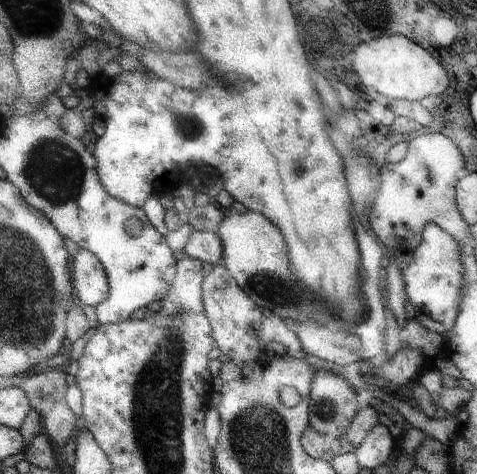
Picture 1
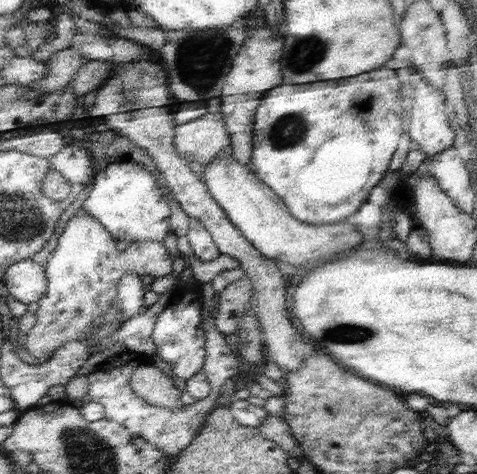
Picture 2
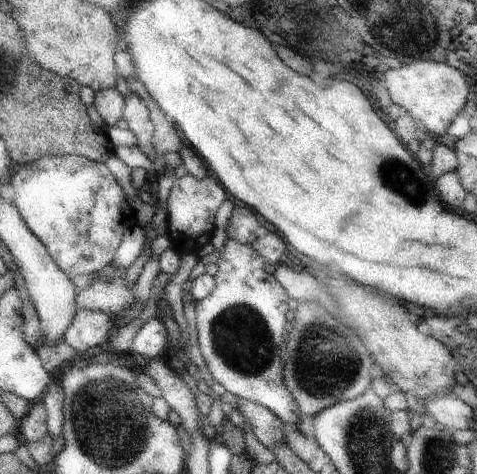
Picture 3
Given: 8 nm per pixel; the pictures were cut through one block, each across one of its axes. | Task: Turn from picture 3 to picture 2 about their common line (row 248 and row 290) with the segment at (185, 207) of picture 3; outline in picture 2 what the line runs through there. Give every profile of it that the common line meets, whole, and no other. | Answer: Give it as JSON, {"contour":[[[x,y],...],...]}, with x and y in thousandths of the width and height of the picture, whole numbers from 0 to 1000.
{"contour":[[[421,595],[405,601],[371,599],[363,610],[356,643],[338,658],[319,717],[329,730],[329,751],[361,768],[373,806],[386,810],[428,781],[436,757],[436,713],[426,692],[426,654],[421,654]]]}

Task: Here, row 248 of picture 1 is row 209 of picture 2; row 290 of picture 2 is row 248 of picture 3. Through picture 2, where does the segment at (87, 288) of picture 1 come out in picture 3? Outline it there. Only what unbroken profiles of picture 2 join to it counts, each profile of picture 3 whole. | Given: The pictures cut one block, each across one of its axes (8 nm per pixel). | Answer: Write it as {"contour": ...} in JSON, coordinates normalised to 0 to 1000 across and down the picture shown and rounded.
{"contour":[[[96,325],[46,348],[25,371],[25,388],[15,407],[59,479],[94,513],[109,542],[149,586],[161,578],[195,578],[233,561],[262,487],[294,466],[270,437],[266,414],[237,363],[216,342],[180,329]]]}

